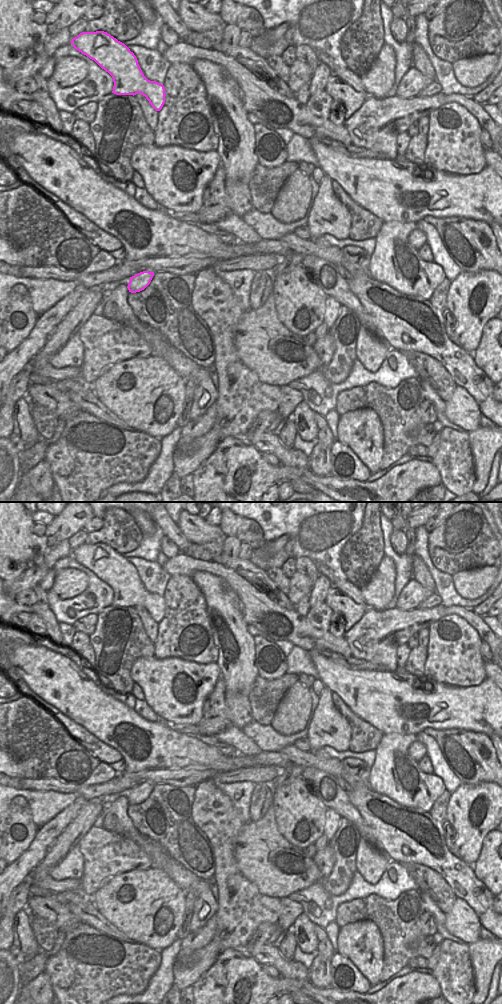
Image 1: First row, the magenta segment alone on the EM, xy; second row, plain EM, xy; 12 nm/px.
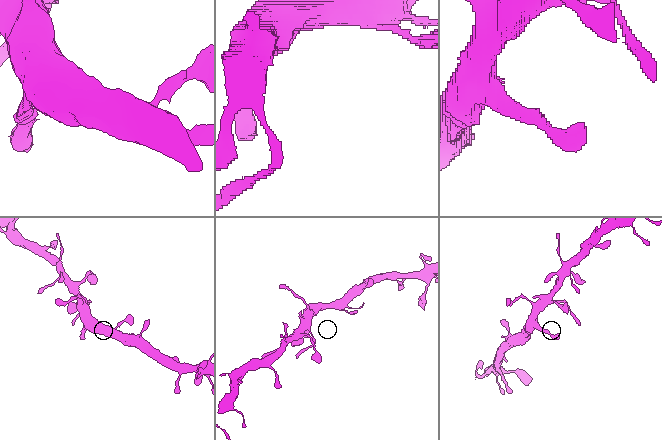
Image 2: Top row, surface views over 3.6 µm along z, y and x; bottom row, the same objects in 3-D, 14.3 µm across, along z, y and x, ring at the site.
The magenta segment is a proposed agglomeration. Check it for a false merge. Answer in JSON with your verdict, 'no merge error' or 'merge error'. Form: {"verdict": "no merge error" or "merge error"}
{"verdict": "no merge error"}

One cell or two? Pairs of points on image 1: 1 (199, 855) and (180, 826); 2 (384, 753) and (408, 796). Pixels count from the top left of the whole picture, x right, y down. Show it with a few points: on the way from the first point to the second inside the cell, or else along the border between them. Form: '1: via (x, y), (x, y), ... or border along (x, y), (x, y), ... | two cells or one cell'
1: via (192, 848), (180, 836), (180, 833) | one cell
2: via (390, 764), (392, 777), (399, 785) | one cell

